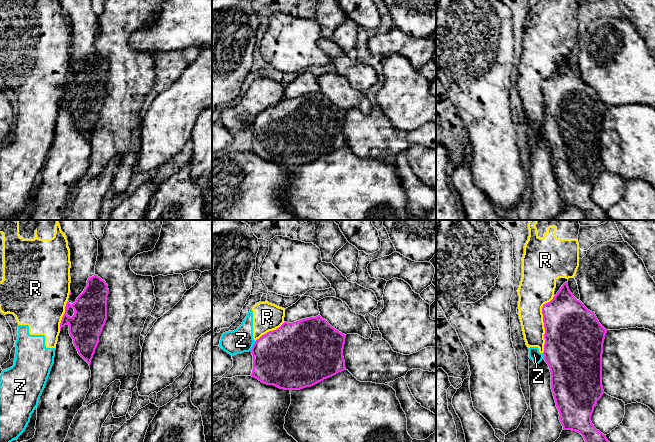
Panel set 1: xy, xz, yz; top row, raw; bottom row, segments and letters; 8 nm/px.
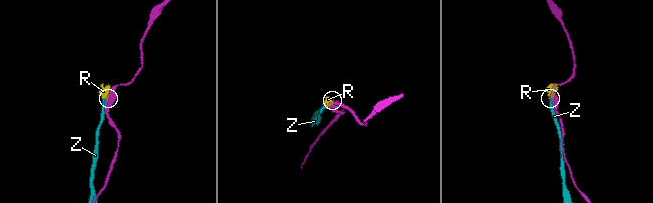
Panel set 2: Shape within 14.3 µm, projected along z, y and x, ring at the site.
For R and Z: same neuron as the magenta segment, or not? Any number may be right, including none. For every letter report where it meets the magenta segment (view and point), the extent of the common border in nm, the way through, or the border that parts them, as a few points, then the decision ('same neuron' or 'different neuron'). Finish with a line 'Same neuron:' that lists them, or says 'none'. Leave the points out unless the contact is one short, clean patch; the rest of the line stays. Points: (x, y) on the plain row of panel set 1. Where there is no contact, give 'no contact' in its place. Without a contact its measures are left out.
R: meets magenta in yz at (544, 99); contact 460 nm long; different neuron
Z: meets magenta in xz at (253, 122); contact 90 nm long; different neuron
Same neuron: none

